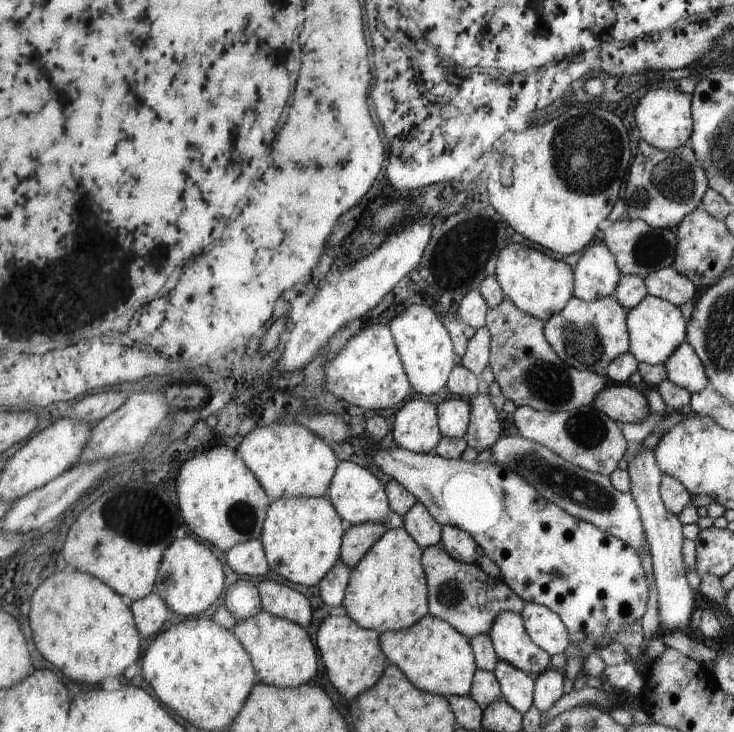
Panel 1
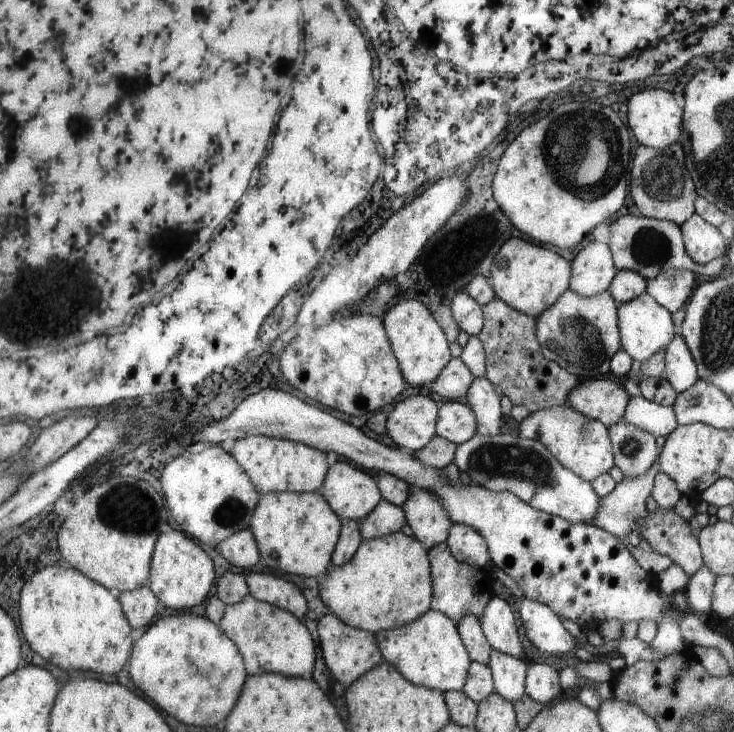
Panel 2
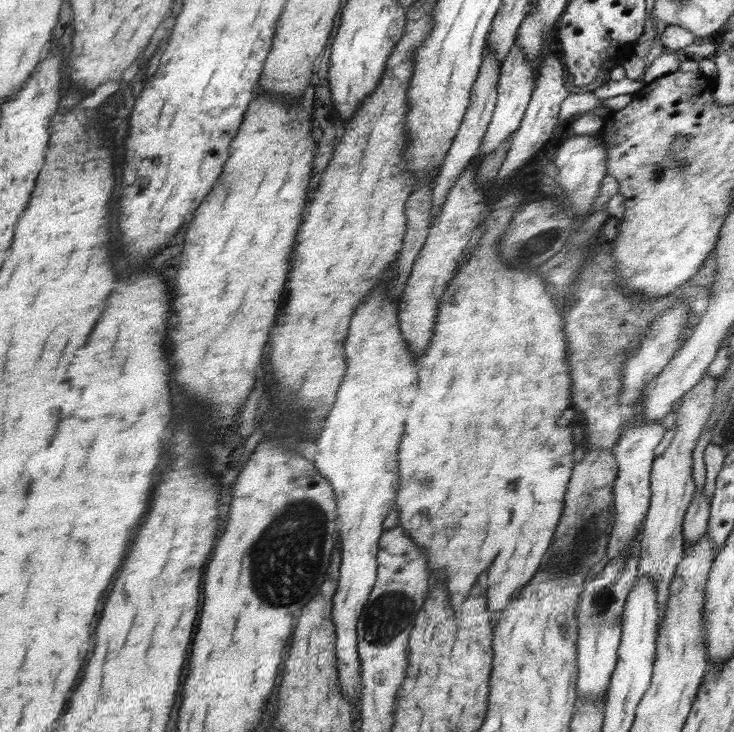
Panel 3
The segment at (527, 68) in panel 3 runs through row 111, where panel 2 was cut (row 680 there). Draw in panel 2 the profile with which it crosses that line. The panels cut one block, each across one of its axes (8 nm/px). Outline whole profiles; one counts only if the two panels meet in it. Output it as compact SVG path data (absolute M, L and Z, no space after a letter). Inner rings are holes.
M494 651L487 666L492 672L495 693L499 696L514 704L526 695L529 666L525 658Z

